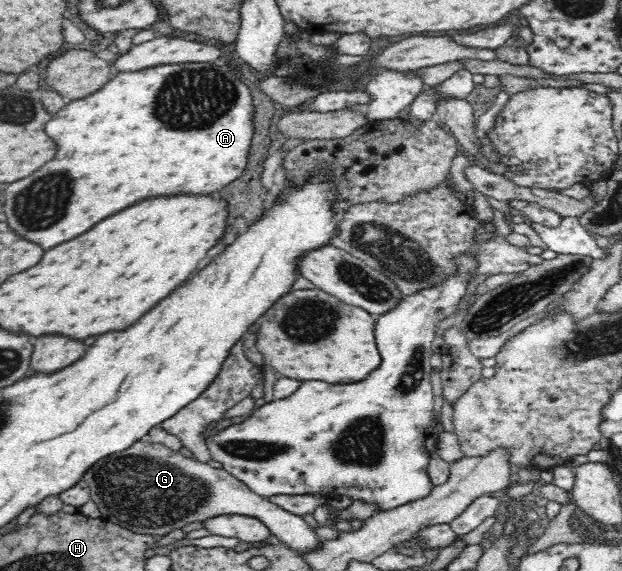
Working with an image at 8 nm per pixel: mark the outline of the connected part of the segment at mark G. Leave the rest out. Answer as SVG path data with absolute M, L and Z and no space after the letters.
M138 440L130 449L96 461L84 473L83 480L89 485L90 497L102 514L101 518L134 533L171 538L188 523L238 514L262 521L268 526L272 541L288 545L298 555L320 547L309 518L294 515L254 493L224 468L214 468L194 457L185 457L163 443Z

